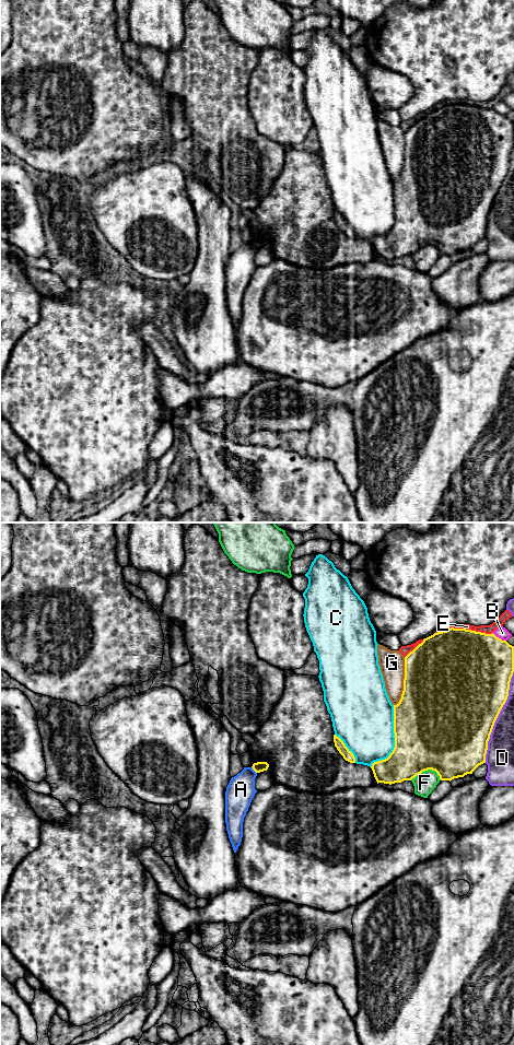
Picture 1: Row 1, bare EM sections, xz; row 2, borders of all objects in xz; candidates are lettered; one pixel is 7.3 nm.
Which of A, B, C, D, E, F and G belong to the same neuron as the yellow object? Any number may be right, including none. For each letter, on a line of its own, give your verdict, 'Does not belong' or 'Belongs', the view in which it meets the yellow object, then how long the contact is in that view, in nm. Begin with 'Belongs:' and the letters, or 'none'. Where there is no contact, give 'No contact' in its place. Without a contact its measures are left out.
Belongs: none
A: Does not belong. Touches yellow in xz. Shared border 70 nm
B: Does not belong. Touches yellow in xz. Shared border 120 nm
C: Does not belong. Touches yellow in xz. Shared border 480 nm
D: Does not belong. Touches yellow in xz. Shared border 700 nm
E: Does not belong. Touches yellow in xz. Shared border 420 nm
F: Does not belong. Touches yellow in xz. Shared border 240 nm
G: Does not belong. Touches yellow in xz. Shared border 360 nm

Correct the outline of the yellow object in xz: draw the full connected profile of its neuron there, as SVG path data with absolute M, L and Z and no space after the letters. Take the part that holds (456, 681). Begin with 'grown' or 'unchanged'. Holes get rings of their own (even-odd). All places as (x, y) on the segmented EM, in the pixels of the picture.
unchanged | M451 627L446 631L434 633L433 635L424 638L421 644L419 644L405 657L404 691L399 703L394 705L395 748L387 759L374 762L371 766L377 784L384 783L392 785L395 783L401 783L404 780L411 780L417 775L428 770L435 771L441 780L449 782L454 778L472 774L472 772L479 765L486 763L488 741L490 739L494 723L507 700L513 672L514 646L510 645L506 641L502 641L501 638L497 637L493 633L486 634L466 629Z

